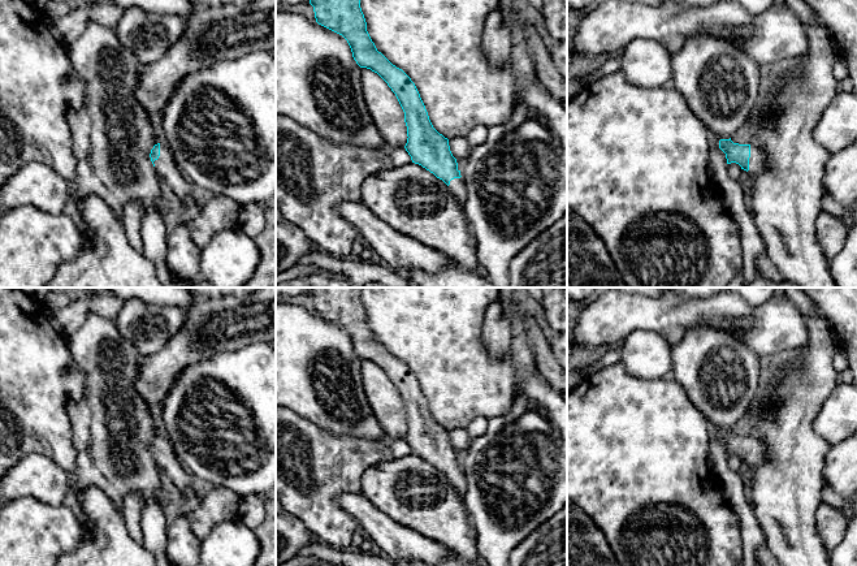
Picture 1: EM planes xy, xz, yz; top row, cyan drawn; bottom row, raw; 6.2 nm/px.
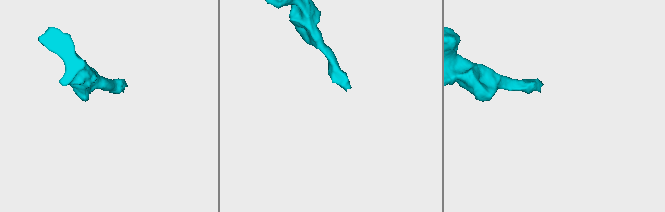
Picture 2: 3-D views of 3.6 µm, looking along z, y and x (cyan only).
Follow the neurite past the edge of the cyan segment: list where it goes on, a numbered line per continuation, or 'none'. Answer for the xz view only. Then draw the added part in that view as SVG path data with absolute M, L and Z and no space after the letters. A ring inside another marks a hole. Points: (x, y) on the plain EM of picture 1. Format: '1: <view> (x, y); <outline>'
1: xz (457, 478); M460 468L451 471L449 480L458 492L459 497L462 498L467 489L467 481L463 470Z

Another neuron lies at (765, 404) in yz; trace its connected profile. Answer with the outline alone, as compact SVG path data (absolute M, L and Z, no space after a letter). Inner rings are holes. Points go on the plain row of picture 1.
M776 360L772 366L771 366L771 379L767 386L767 392L765 396L762 396L758 401L758 416L761 414L765 414L766 411L770 411L774 406L774 402L771 401L771 388L775 385L776 383L776 377L780 372L780 367L782 363L779 360Z

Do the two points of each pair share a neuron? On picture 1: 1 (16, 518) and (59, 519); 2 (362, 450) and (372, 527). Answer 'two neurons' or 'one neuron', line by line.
1: one neuron
2: two neurons

